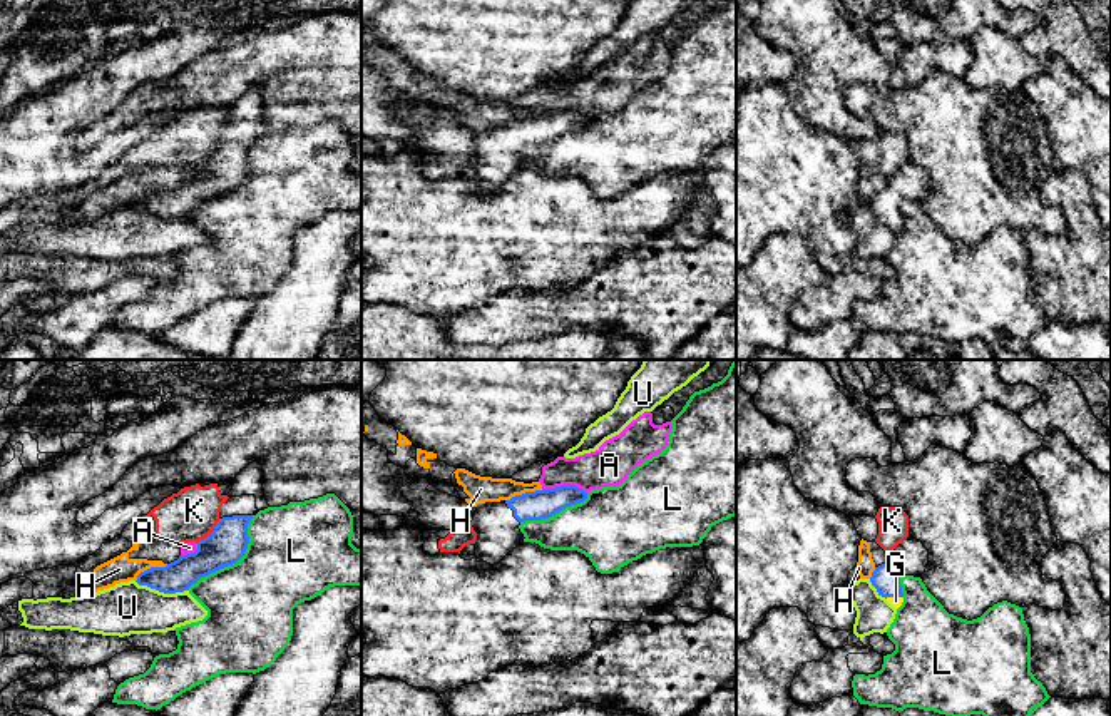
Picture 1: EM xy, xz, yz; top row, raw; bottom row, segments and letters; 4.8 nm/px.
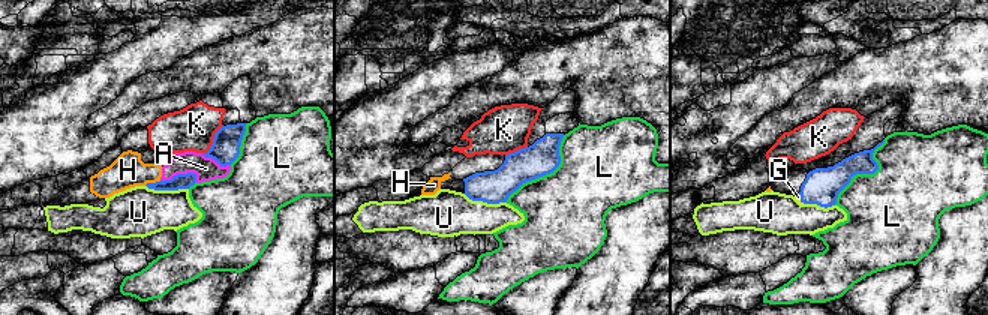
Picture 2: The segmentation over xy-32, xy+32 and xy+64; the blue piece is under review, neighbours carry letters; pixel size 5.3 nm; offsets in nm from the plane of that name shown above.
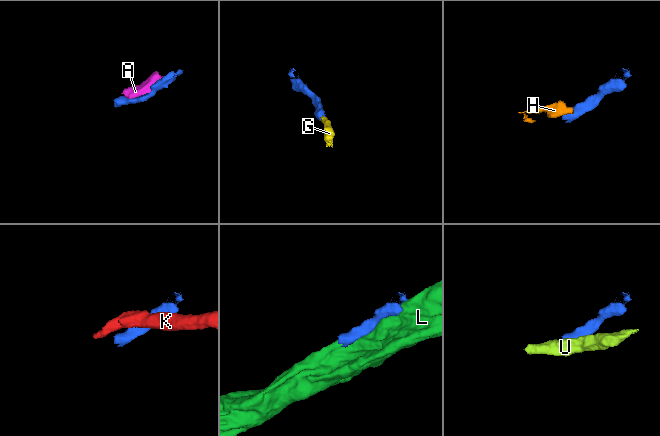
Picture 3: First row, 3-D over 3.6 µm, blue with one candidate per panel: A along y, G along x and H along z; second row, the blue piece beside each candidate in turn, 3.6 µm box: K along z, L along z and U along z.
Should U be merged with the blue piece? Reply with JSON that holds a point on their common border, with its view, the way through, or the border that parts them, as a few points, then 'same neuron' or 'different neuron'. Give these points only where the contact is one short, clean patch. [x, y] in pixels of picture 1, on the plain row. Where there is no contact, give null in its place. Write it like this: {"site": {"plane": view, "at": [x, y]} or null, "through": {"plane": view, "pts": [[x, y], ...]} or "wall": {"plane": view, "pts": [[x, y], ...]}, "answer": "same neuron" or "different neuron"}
{"site": {"plane": "xy", "at": [161, 216]}, "wall": {"plane": "xy", "pts": [[134, 206], [164, 218], [186, 216]]}, "answer": "different neuron"}

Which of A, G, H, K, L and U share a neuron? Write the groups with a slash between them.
A H / G / K / L / U

